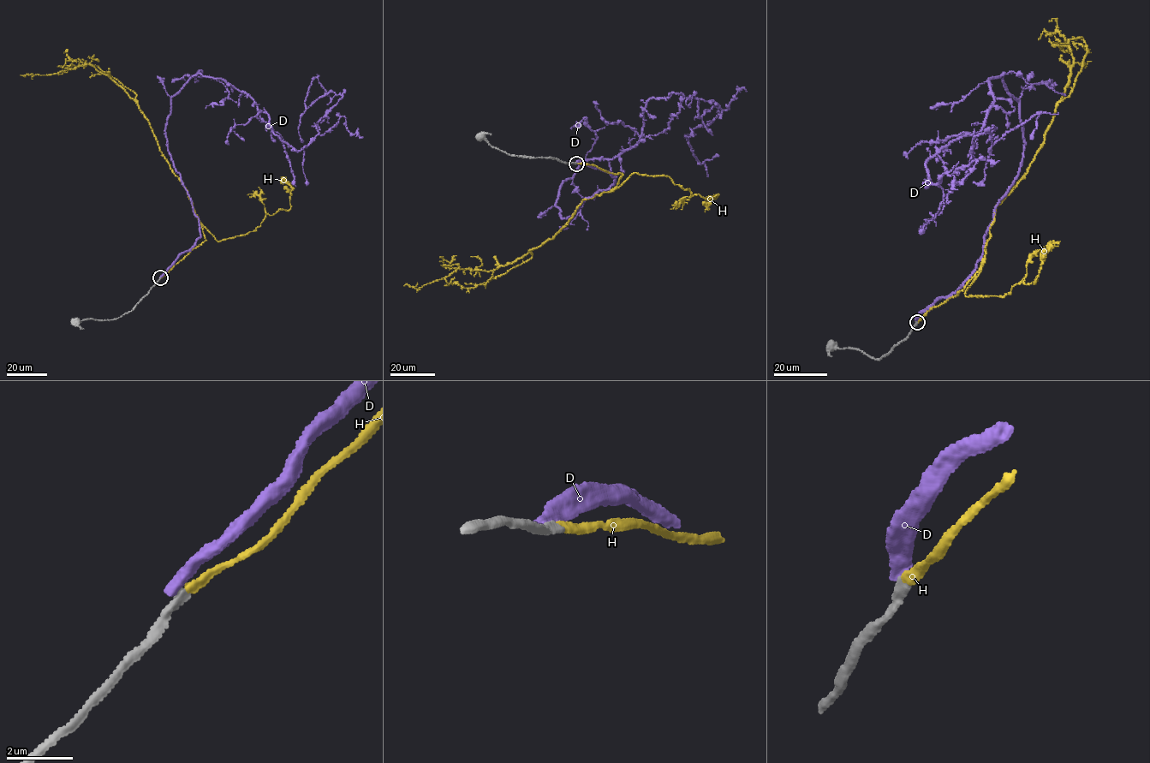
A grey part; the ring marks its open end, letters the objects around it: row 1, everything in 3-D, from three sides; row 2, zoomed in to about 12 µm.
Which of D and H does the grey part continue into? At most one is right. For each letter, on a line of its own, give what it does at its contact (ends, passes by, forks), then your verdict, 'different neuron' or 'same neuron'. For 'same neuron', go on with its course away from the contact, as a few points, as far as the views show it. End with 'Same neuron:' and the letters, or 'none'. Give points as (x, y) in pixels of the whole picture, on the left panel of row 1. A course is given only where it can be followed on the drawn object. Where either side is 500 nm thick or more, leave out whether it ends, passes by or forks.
D: it ends there; different neuron
H: it ends there; same neuron; it runs (160, 277), (205, 239), (187, 190), (172, 171), (138, 103), (110, 77), (87, 63), (56, 73), (20, 75)
Same neuron: H

